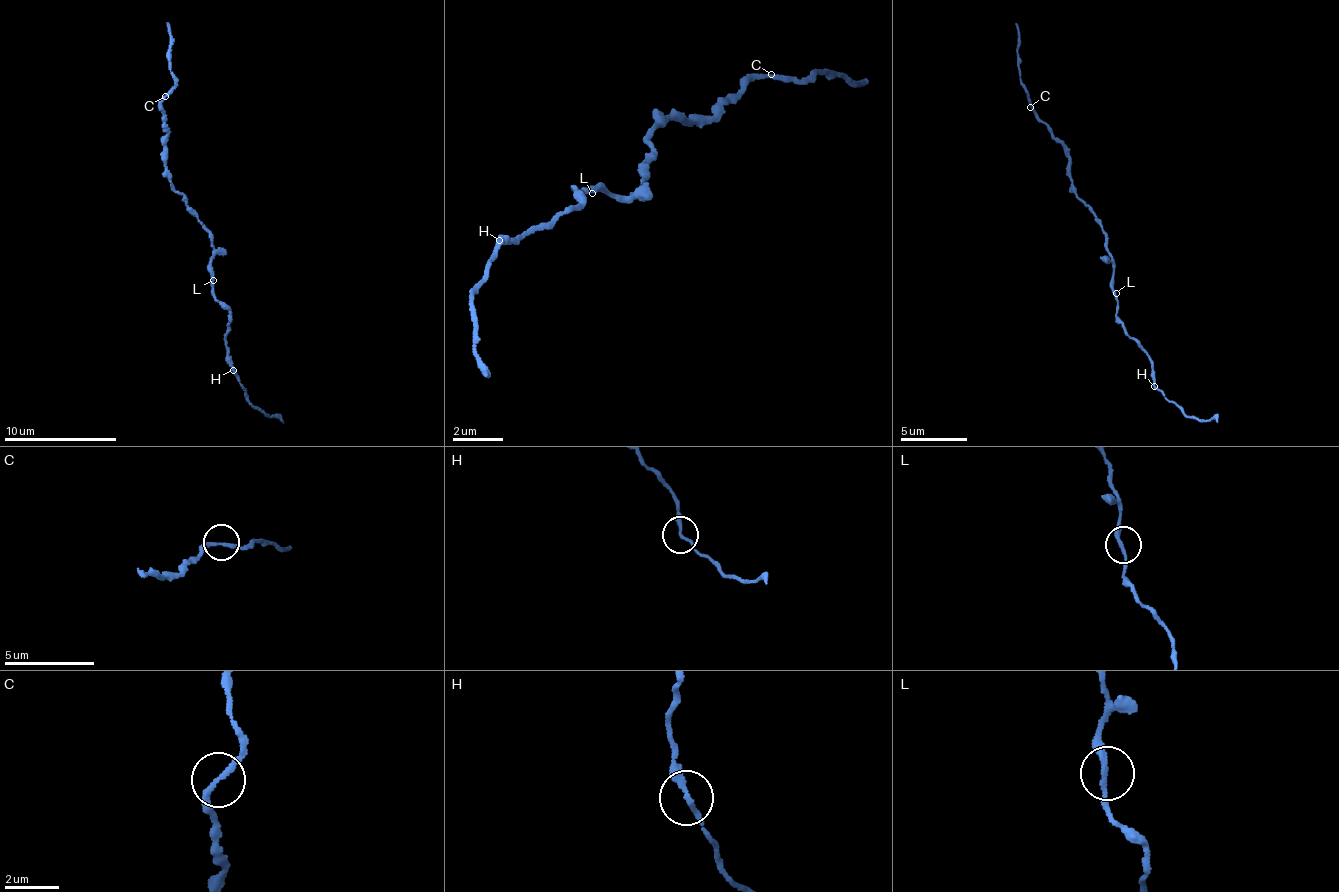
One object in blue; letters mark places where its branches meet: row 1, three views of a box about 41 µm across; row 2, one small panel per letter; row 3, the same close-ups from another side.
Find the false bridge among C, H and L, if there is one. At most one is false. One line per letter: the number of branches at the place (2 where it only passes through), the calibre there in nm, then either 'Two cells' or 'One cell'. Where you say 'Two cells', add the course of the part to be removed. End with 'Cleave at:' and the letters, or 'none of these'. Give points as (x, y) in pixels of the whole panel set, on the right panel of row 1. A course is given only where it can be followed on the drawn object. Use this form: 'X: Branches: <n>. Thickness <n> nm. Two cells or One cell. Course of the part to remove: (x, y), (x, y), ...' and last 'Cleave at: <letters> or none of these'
C: Branches: 2. Thickness 200 nm. One cell
H: Branches: 2. Thickness 190 nm. Two cells. Course of the part to remove: (1153, 386), (1186, 413), (1200, 420), (1216, 417), (1218, 422)
L: Branches: 2. Thickness 180 nm. One cell
Cleave at: H

